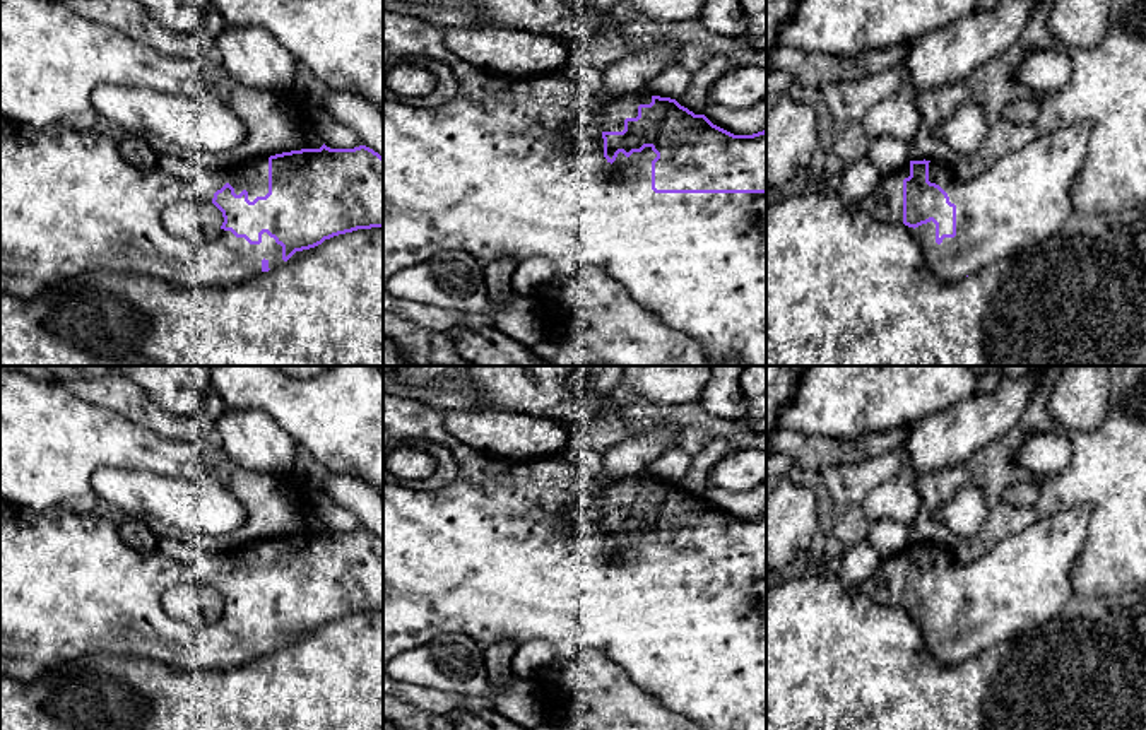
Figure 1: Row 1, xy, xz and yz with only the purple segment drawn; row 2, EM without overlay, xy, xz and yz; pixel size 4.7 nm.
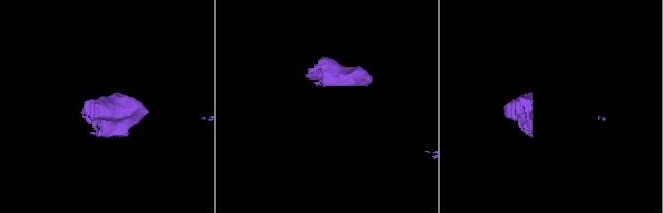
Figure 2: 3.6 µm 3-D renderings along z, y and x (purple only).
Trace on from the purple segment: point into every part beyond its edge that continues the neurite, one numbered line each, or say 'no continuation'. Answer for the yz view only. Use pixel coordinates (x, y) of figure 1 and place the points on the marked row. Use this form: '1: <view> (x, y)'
1: yz (1023, 199)

